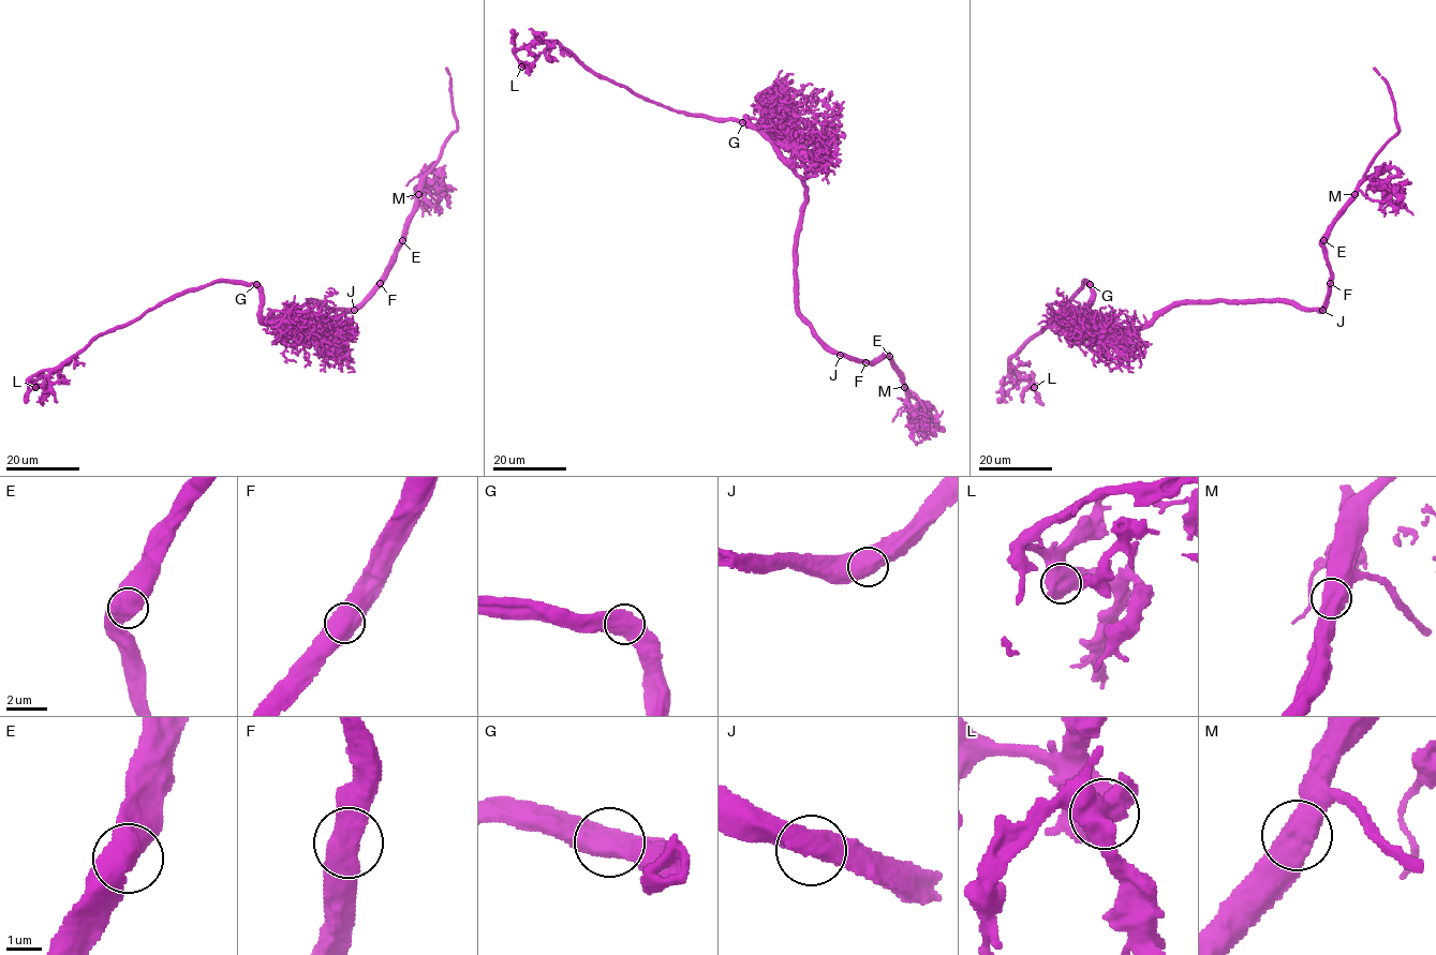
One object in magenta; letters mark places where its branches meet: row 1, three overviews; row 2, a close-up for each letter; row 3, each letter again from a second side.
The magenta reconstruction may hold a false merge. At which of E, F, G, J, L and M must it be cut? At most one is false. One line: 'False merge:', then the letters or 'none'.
False merge: none

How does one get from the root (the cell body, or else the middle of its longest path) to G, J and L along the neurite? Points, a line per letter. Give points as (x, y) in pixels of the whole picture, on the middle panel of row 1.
G: (802, 204), (804, 184), (790, 164), (748, 119), (746, 124), (742, 122)
J: (802, 204), (796, 264), (798, 310), (812, 331), (840, 355)
L: (802, 204), (804, 184), (748, 119), (714, 120), (649, 101), (588, 71), (556, 42), (520, 48), (521, 66)

